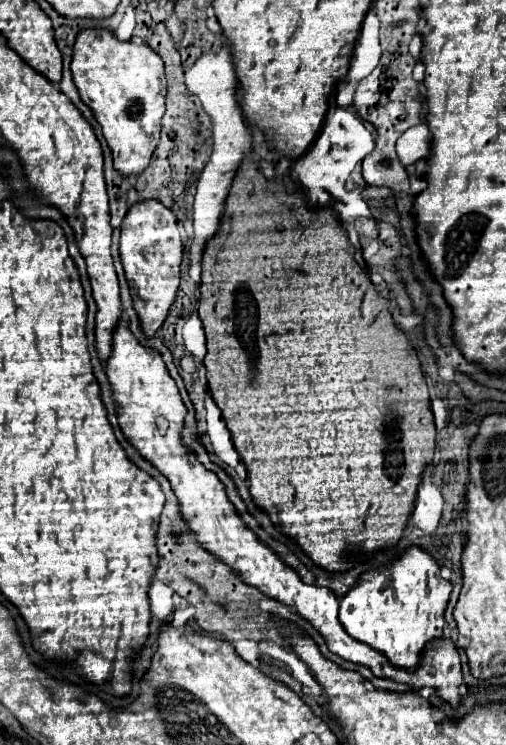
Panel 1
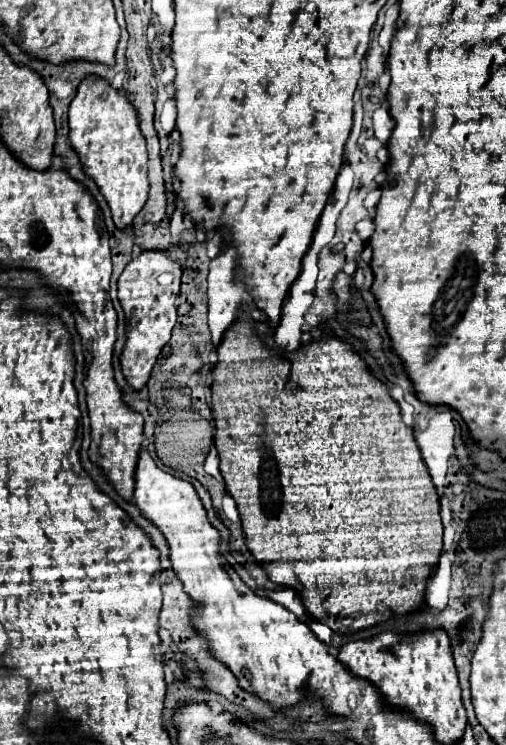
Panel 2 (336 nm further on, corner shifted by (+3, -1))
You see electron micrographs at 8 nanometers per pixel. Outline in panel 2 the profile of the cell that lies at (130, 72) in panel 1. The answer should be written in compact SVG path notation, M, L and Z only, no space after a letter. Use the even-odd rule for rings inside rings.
M83 82L69 106L69 142L81 160L83 172L93 178L105 196L115 226L119 230L129 228L147 202L149 182L145 138L127 96L107 86L107 82Z

